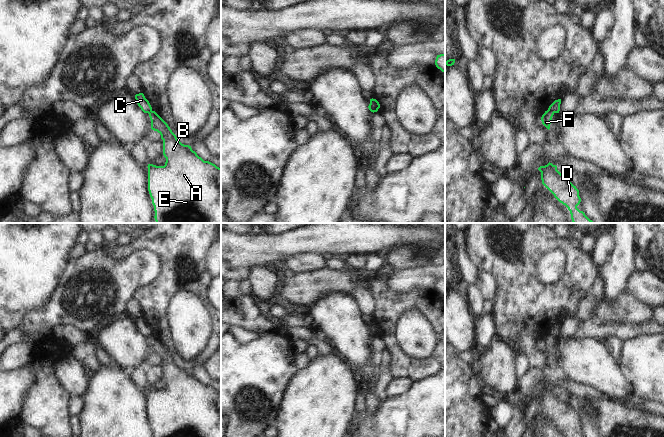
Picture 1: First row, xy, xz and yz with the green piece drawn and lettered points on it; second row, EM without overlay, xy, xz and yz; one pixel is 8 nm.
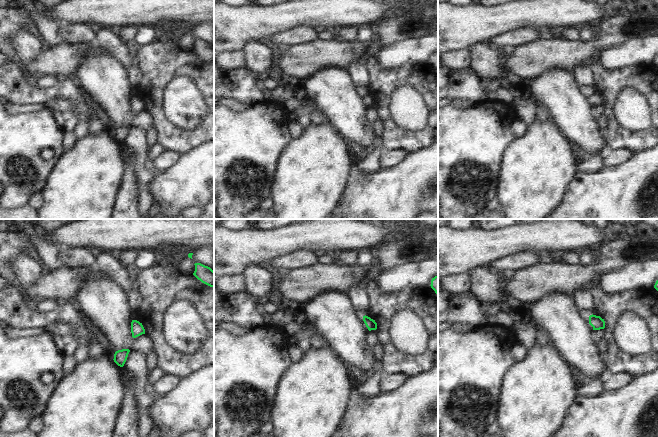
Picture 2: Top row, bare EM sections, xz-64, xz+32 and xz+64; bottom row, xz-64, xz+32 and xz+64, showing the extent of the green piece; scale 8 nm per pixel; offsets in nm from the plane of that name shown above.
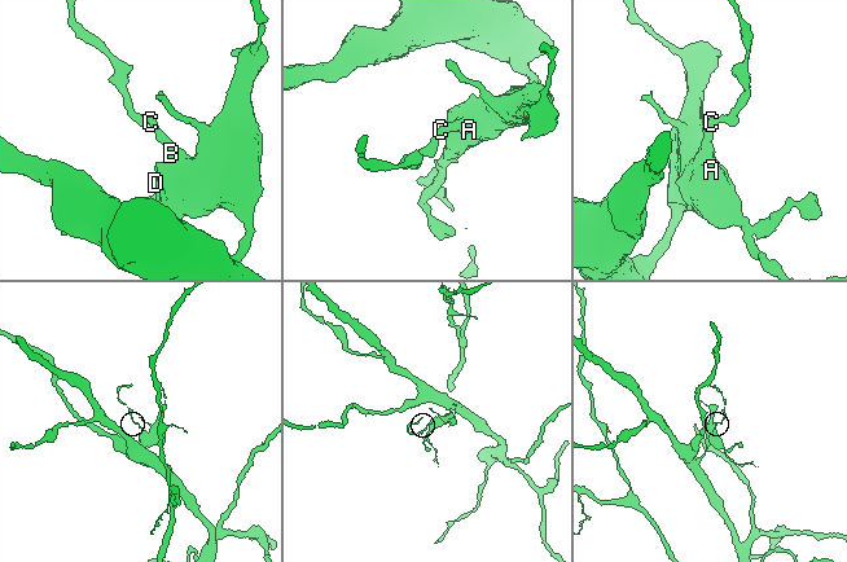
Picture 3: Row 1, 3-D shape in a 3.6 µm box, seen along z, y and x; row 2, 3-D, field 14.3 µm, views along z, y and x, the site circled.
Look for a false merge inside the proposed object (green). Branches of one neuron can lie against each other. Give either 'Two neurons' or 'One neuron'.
Two neurons.

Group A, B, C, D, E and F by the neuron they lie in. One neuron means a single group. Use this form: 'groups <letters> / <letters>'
groups A B D E F / C

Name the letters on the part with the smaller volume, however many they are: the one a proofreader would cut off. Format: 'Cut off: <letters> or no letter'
Cut off: C

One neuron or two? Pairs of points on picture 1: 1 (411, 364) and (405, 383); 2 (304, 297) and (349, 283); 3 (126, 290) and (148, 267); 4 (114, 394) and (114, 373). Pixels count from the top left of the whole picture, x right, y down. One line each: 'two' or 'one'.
1: two
2: one
3: one
4: one

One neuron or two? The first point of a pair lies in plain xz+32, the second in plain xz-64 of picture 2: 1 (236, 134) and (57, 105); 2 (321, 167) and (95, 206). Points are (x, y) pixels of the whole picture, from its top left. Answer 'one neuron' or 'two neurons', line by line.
1: two neurons
2: one neuron

